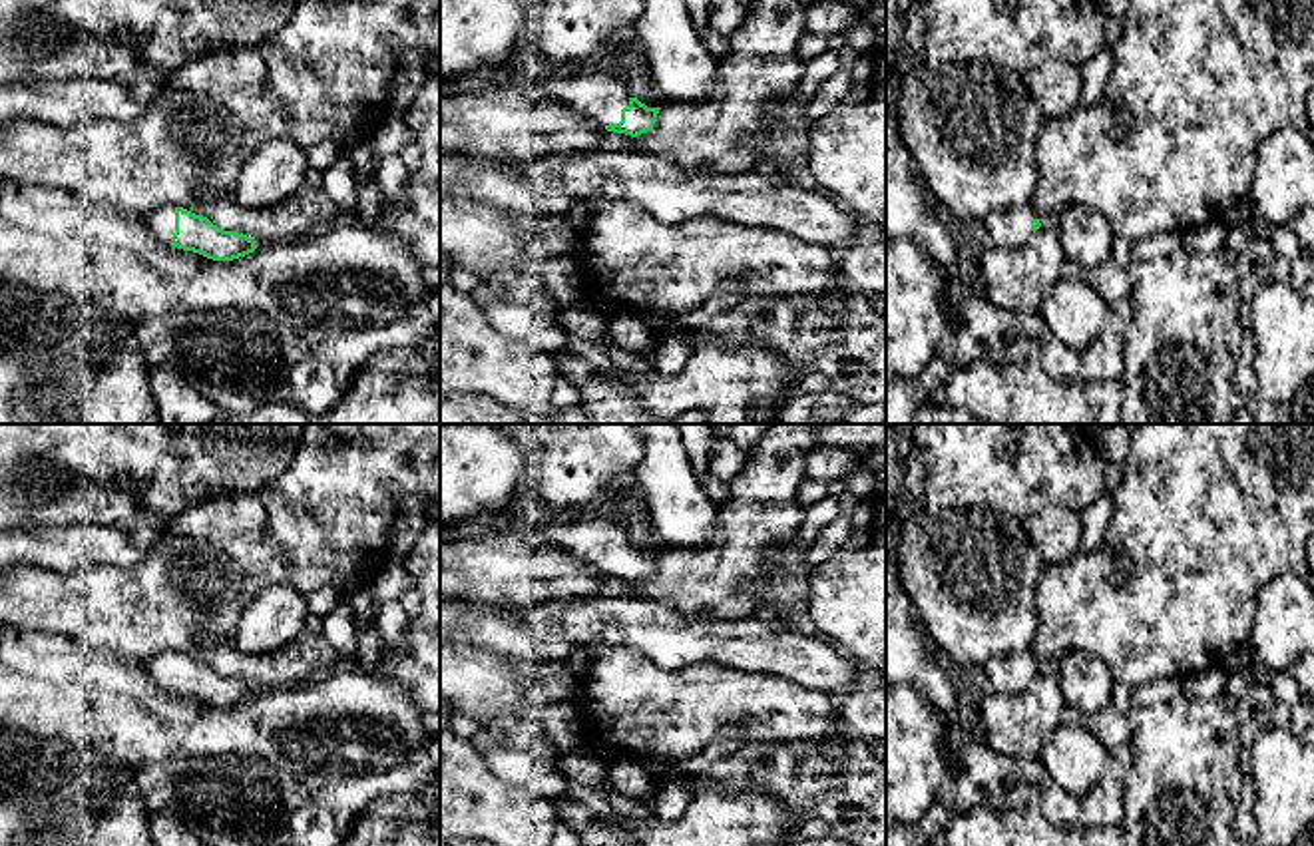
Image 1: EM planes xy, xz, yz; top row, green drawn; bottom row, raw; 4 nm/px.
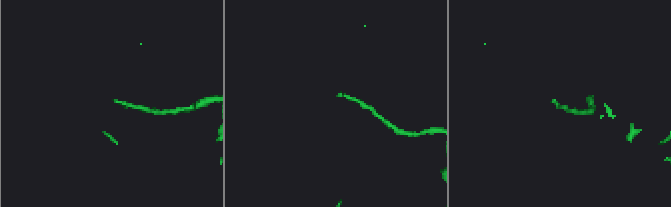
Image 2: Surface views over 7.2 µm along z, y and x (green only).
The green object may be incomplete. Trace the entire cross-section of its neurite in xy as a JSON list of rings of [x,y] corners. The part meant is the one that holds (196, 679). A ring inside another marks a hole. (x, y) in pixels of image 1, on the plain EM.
[[[163,651],[135,659],[159,689],[199,699],[213,707],[233,707],[257,695],[255,687],[237,677],[223,677],[207,663],[183,653]]]

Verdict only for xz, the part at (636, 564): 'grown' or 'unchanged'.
grown

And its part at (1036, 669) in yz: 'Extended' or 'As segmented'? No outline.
Extended

